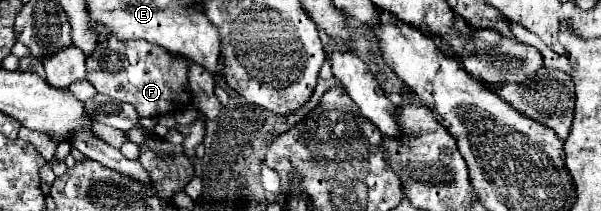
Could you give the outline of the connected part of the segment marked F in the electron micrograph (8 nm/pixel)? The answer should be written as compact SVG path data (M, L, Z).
M106 37L98 41L96 51L86 59L86 79L98 93L110 95L116 101L130 103L140 117L156 117L160 113L176 113L192 103L186 81L186 59L172 59L160 45L138 41L120 41Z

